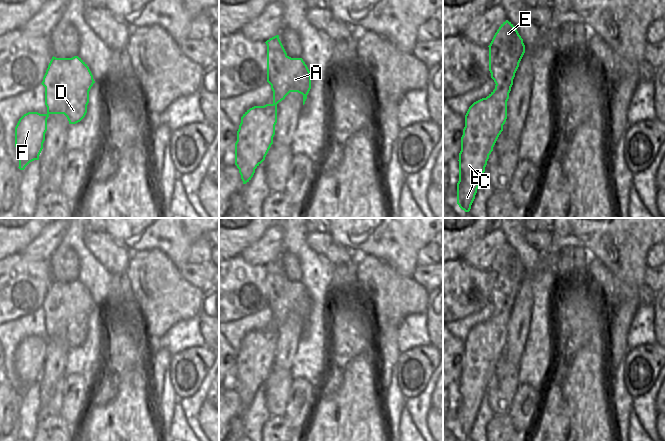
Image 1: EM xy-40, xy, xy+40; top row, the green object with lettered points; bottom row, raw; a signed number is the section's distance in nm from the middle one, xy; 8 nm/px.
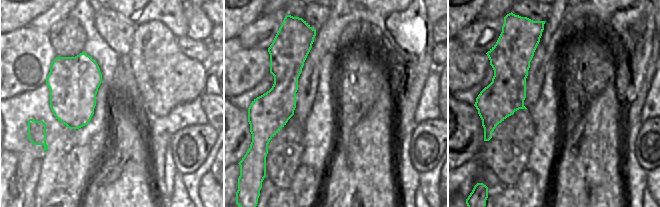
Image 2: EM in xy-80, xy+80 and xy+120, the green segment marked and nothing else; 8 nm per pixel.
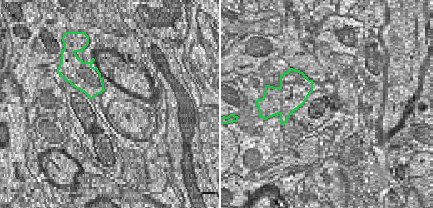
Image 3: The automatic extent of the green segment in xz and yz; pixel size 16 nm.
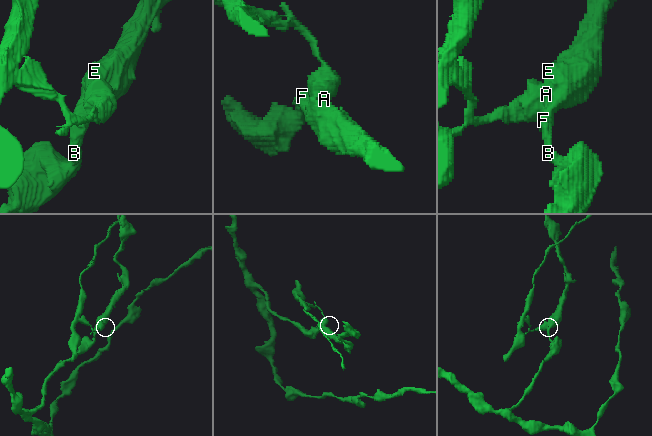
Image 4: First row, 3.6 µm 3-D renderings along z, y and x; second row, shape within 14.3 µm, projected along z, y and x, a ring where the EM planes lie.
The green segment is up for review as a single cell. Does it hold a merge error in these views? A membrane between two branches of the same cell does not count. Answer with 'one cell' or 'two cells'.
two cells

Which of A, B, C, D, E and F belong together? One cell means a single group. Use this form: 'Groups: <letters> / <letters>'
Groups: A D / B C E F

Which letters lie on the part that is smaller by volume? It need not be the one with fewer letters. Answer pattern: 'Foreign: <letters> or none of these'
Foreign: A, D

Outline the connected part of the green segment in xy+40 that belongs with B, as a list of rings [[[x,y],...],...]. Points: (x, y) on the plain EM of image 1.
[[[506,244],[495,257],[489,271],[489,295],[491,302],[498,305],[495,313],[486,321],[474,326],[465,339],[465,351],[461,361],[459,377],[459,405],[457,407],[457,428],[469,436],[475,423],[481,401],[493,371],[503,355],[507,343],[507,325],[513,309],[515,297],[525,277],[523,263],[515,250]]]

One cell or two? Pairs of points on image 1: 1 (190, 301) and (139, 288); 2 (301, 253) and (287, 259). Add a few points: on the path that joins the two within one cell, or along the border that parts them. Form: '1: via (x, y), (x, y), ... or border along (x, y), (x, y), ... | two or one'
1: via (177, 300), (163, 298), (152, 289) | one
2: border along (285, 251), (291, 252), (298, 259), (301, 278) | two

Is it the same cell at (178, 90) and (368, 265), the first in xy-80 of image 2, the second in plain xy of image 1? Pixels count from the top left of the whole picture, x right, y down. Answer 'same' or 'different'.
same

